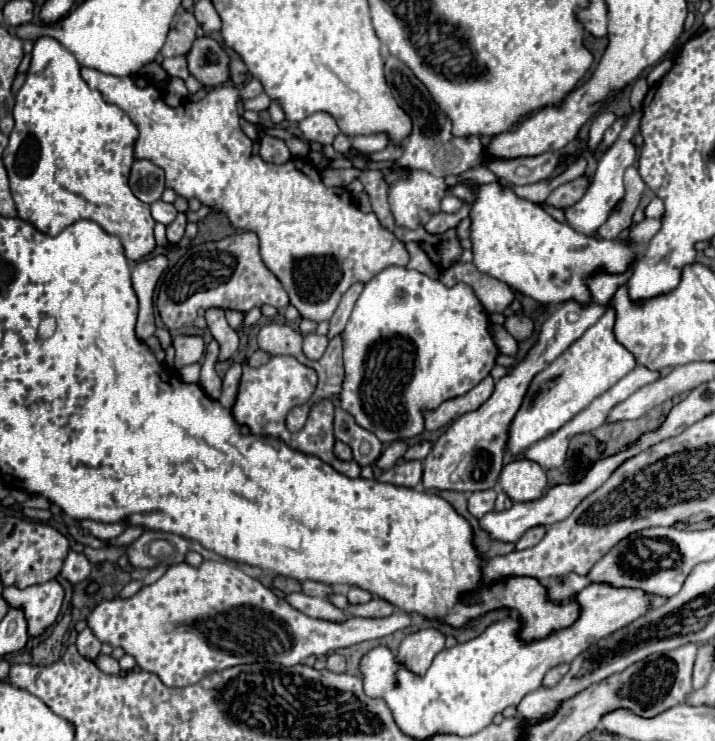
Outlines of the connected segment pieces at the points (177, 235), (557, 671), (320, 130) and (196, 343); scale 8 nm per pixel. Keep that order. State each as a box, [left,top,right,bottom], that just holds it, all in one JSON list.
[[168,213,186,243],[542,665,570,687],[300,113,340,145],[172,335,206,367]]

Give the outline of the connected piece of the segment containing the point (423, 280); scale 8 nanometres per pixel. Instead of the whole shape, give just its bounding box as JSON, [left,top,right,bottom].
[328,265,500,443]

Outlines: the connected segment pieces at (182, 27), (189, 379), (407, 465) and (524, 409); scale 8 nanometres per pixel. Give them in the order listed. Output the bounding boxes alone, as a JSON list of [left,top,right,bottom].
[[162,11,198,57],[178,365,200,383],[378,461,422,487],[508,309,636,455]]

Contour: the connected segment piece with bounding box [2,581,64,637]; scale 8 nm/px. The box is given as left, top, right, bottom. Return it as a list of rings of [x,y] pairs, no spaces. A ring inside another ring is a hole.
[[[48,581],[36,587],[6,587],[2,597],[10,607],[22,609],[28,621],[28,635],[38,637],[46,627],[54,625],[64,599],[64,589],[58,581]]]

